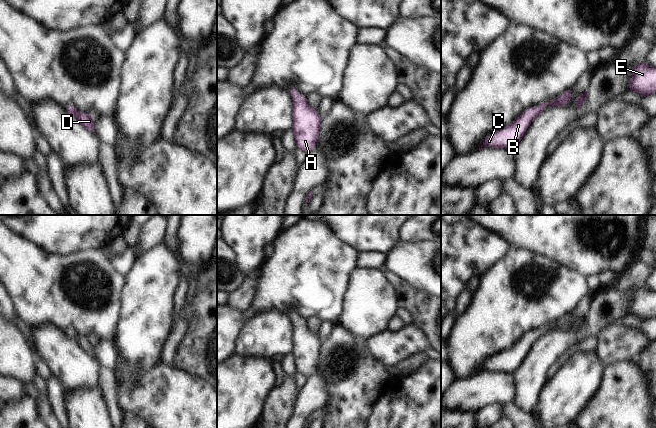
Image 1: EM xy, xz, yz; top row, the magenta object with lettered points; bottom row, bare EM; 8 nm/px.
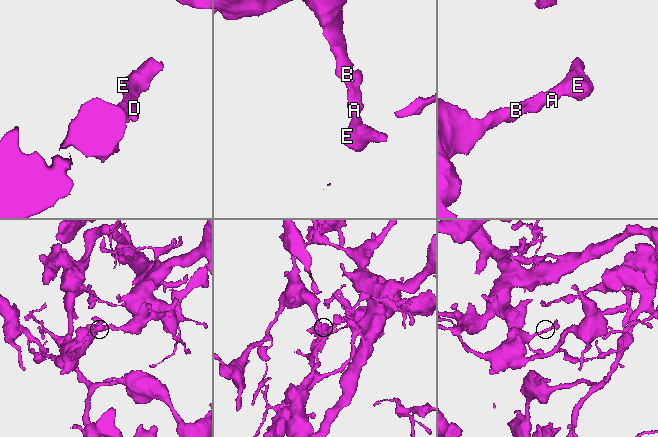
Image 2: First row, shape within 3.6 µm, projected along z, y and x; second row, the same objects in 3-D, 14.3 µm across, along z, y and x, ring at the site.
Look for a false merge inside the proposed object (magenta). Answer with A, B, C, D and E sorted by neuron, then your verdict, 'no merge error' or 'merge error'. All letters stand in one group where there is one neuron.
A B C D E; no merge error

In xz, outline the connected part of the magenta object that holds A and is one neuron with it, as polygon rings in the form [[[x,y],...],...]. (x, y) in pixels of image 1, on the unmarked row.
[[[295,311],[291,312],[290,318],[294,321],[292,325],[293,336],[293,360],[297,373],[306,378],[316,371],[320,360],[321,341],[318,333],[313,333],[307,326],[305,319],[299,317]]]

